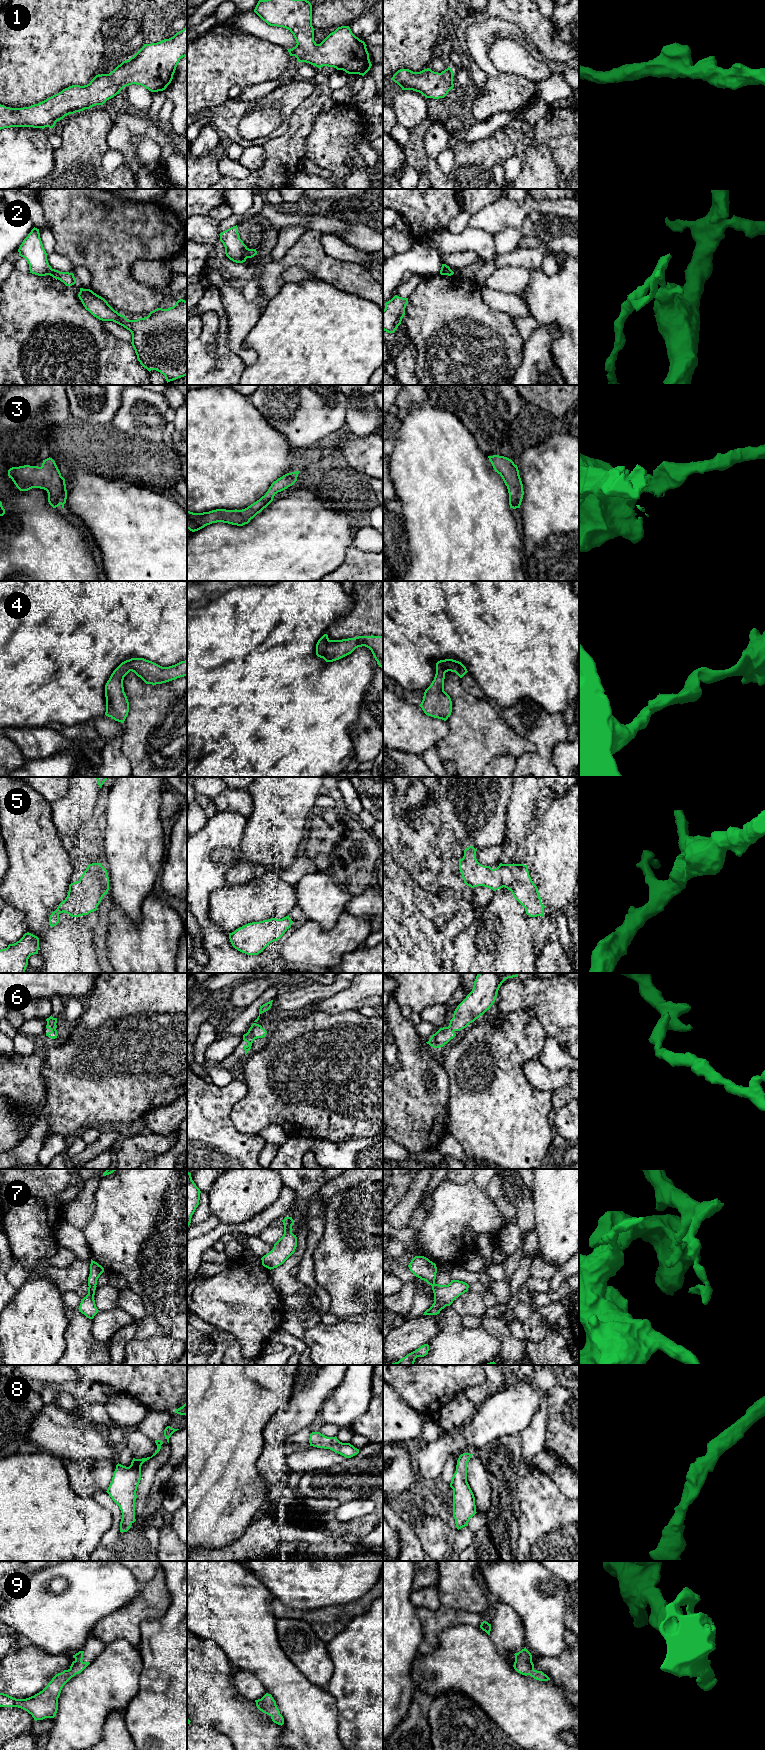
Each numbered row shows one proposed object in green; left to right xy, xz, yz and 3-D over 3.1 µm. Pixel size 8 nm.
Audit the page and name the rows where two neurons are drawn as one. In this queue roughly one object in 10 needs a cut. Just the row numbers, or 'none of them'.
2, 7

